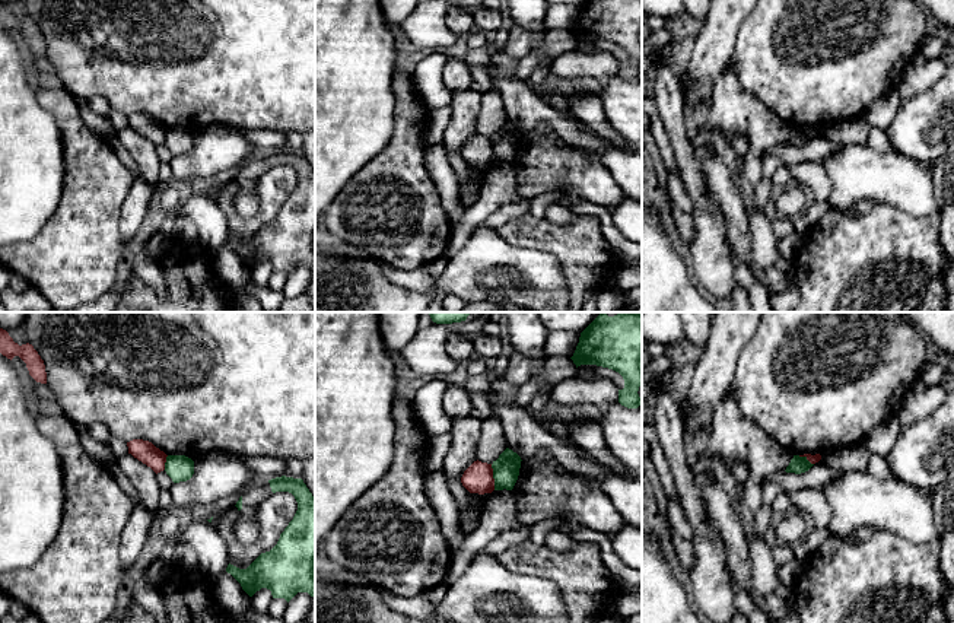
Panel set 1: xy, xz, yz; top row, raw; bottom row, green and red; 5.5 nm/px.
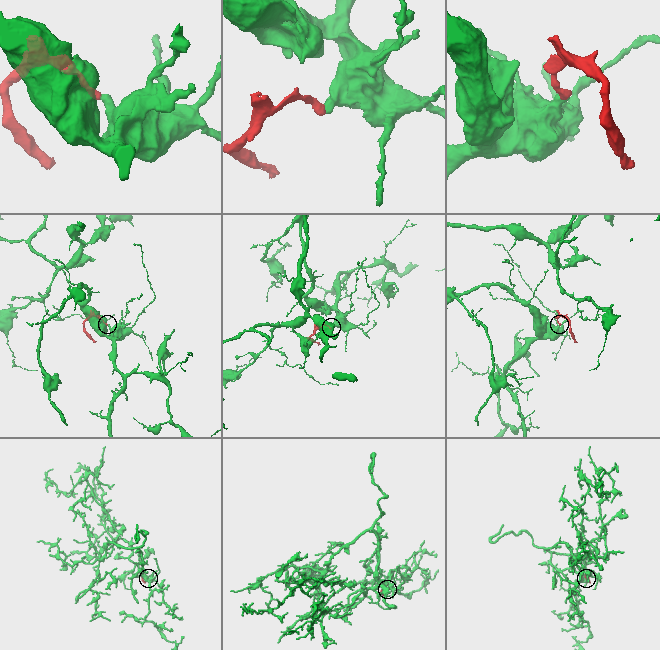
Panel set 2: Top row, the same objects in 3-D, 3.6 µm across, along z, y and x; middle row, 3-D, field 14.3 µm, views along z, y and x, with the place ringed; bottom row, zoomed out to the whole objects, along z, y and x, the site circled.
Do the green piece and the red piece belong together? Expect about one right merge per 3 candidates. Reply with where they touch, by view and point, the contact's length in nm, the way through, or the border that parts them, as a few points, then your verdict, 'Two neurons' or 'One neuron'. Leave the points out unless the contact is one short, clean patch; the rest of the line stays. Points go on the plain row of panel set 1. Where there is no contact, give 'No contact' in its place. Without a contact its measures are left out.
Touches green at xz (493, 151). Shared border 150 nm. Boundary: xz (490, 137), (495, 162). Two neurons

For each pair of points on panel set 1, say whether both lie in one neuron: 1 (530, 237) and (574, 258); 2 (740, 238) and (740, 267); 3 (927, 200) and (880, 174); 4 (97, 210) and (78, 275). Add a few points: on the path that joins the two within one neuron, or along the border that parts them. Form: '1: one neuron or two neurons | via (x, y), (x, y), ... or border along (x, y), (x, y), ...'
1: one neuron | via (540, 237), (553, 238), (563, 248)
2: two neurons | border along (734, 248), (735, 254), (763, 285)
3: one neuron | via (915, 193), (905, 183), (892, 178)
4: one neuron | via (85, 226), (78, 248), (78, 258)

